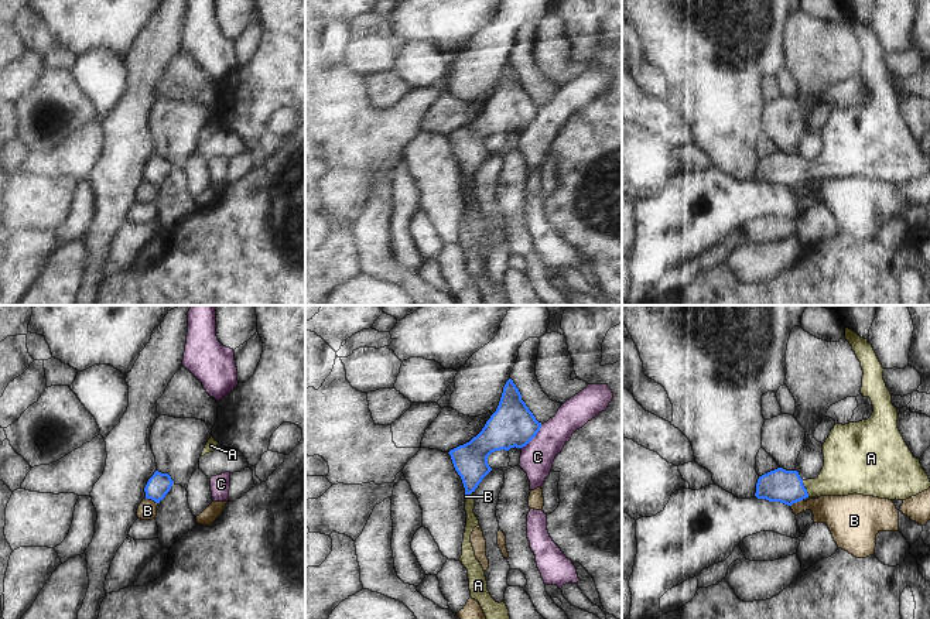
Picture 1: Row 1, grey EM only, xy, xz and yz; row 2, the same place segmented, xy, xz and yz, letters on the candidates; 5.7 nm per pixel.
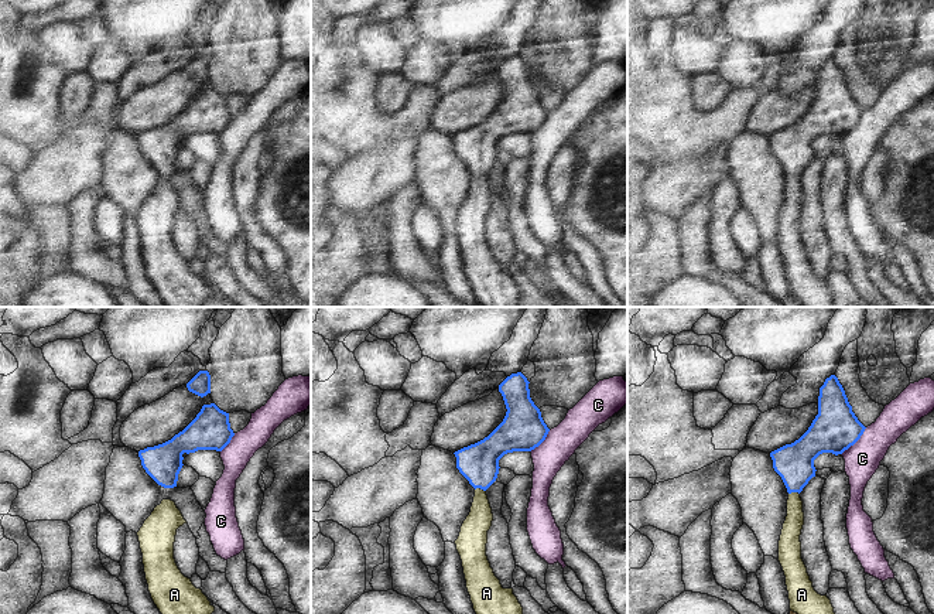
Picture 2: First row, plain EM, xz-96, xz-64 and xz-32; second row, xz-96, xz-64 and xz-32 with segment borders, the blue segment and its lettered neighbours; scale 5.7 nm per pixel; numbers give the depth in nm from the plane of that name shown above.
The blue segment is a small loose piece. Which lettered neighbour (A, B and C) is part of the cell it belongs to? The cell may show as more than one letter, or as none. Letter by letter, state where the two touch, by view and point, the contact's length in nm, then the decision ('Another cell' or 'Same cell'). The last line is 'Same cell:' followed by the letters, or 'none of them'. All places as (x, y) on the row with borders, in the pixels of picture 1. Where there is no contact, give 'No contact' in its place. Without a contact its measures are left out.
A: Touches blue at yz (806, 489). Shared border 100 nm. Same cell
B: Touches blue at xy (151, 499). Shared border 90 nm. Another cell
C: Touches blue at xz (533, 437). Shared border 180 nm. Another cell
Same cell: A

